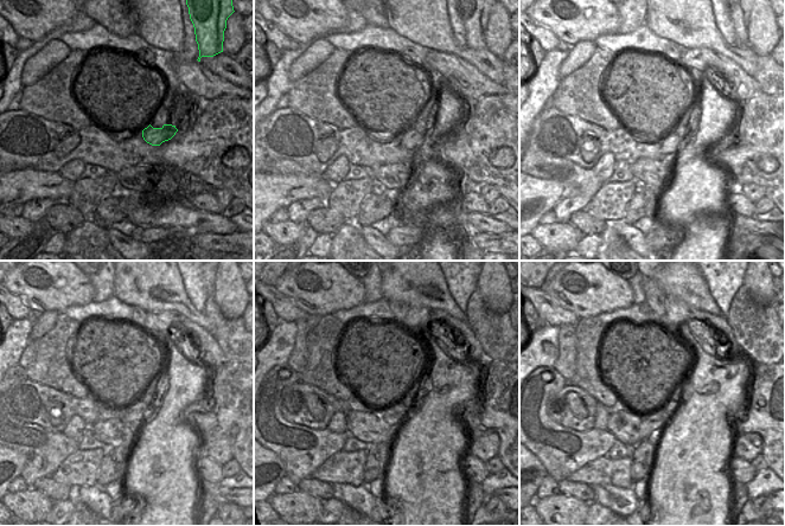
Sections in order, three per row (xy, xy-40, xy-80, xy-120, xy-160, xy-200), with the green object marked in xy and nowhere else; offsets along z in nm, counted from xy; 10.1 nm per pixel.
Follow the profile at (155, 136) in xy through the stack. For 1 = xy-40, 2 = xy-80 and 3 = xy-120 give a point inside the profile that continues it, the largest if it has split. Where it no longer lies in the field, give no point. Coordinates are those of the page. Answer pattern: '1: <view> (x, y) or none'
1: xy-40 (410, 139)
2: xy-80 (671, 141)
3: xy-120 (138, 411)

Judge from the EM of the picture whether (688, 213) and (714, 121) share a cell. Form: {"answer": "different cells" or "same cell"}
{"answer": "same cell"}

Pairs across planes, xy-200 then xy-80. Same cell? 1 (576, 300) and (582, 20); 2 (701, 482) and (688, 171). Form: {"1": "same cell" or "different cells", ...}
{"1": "same cell", "2": "same cell"}

